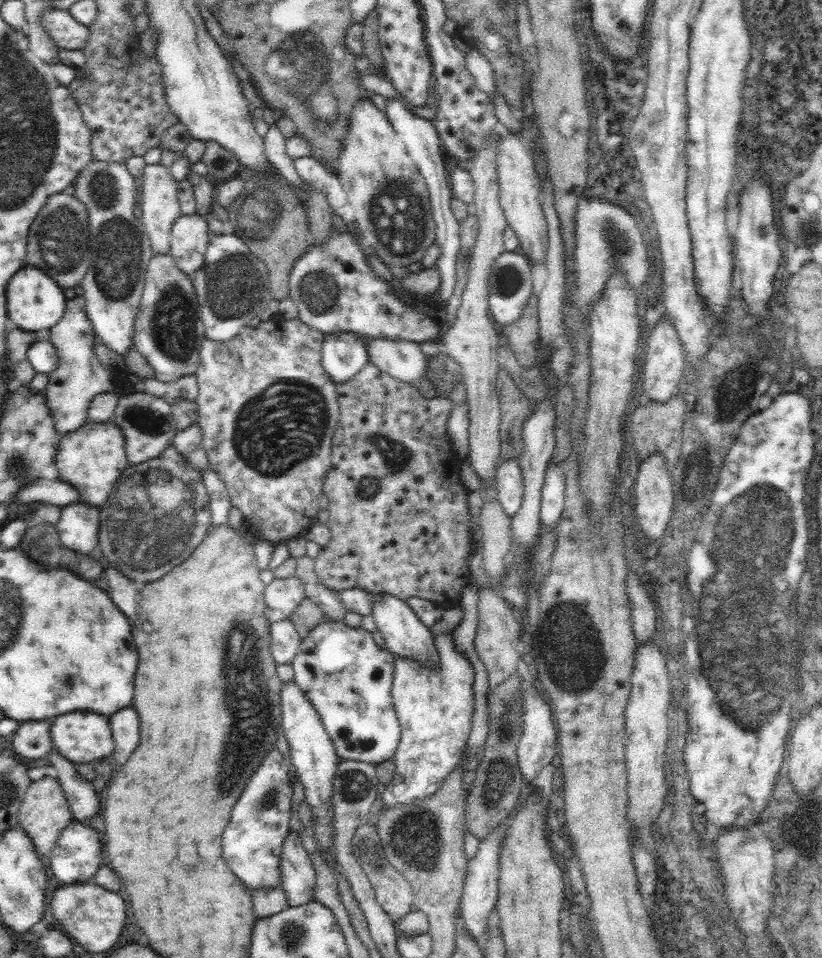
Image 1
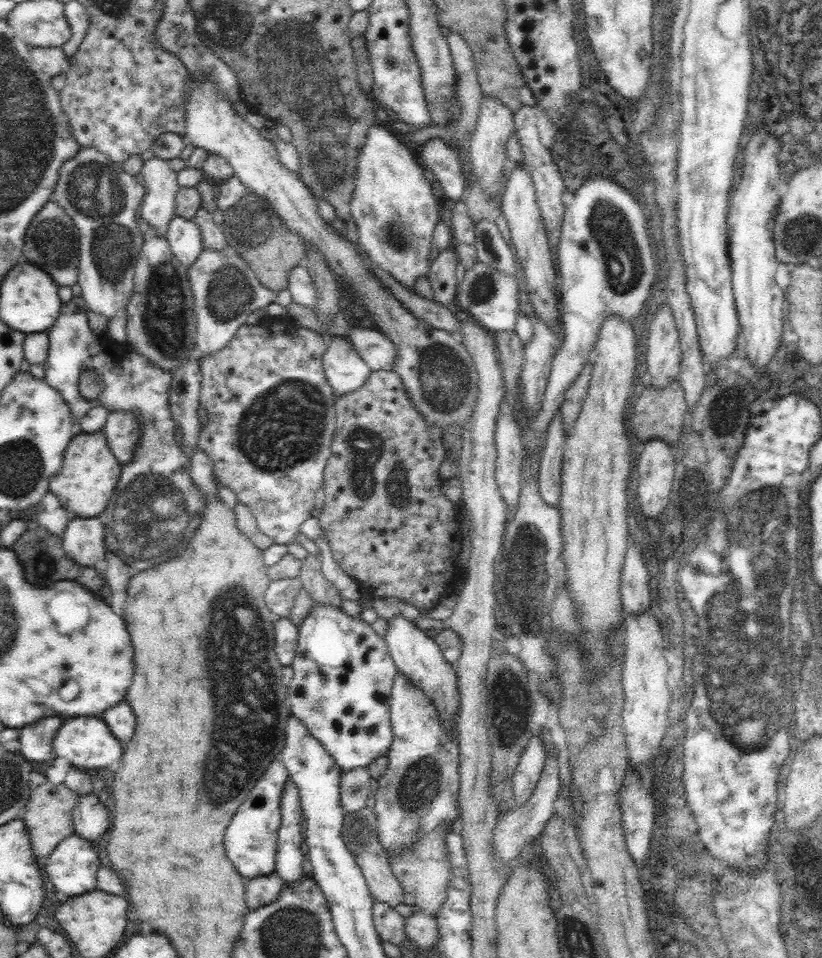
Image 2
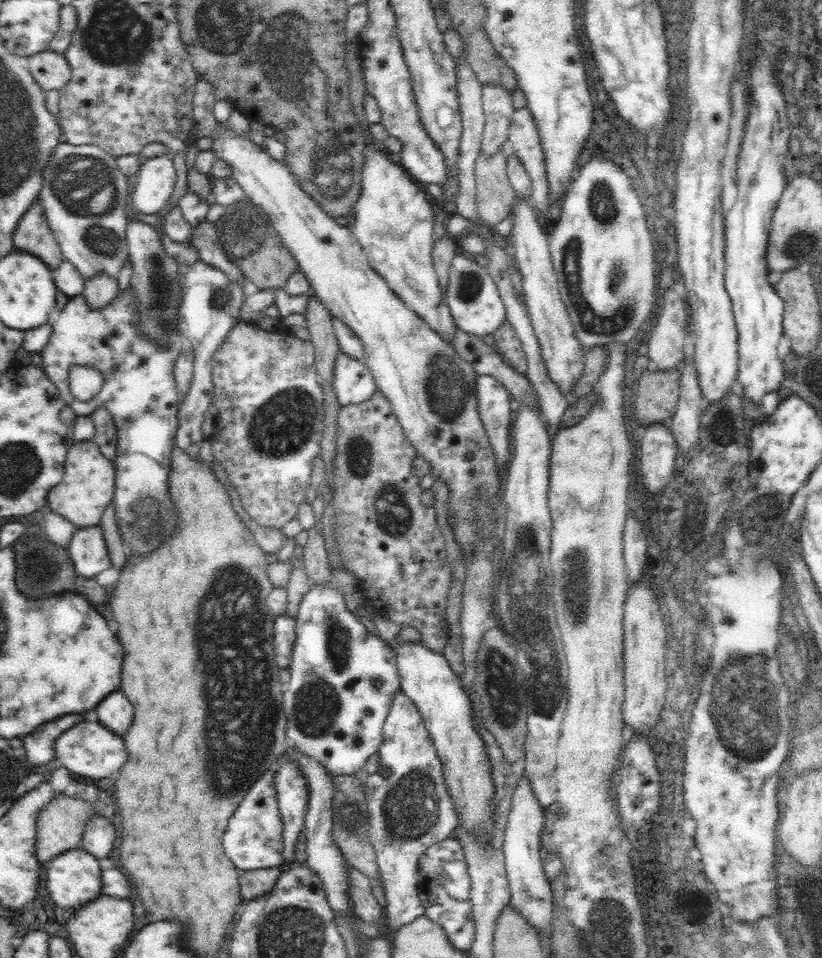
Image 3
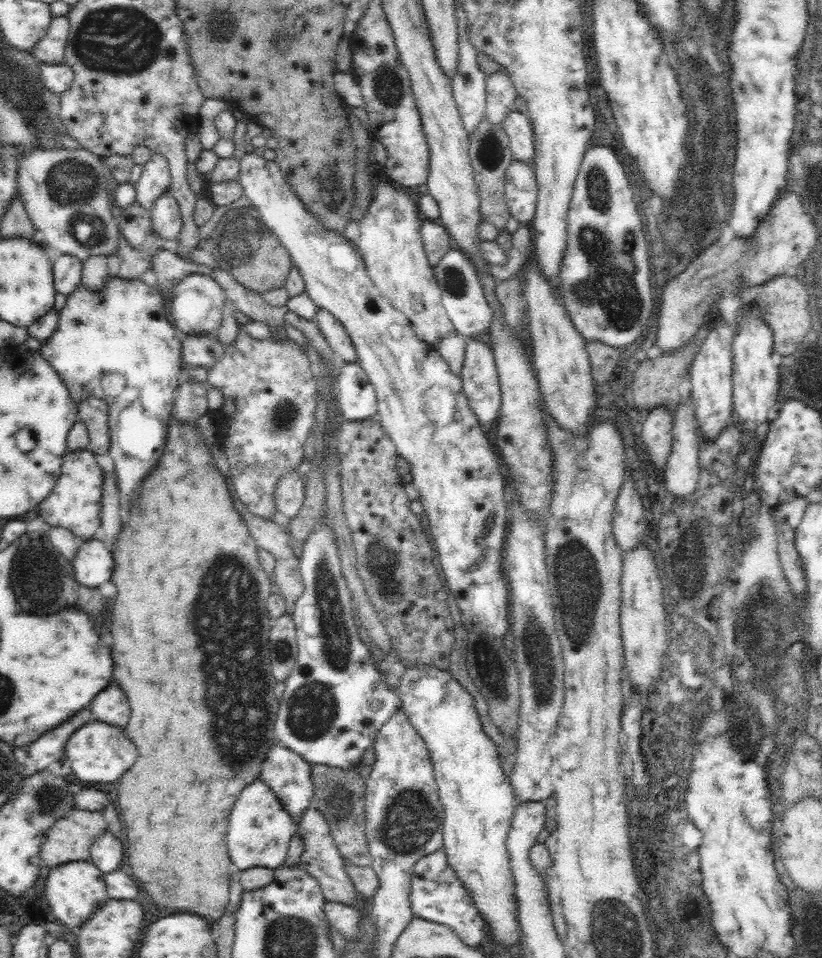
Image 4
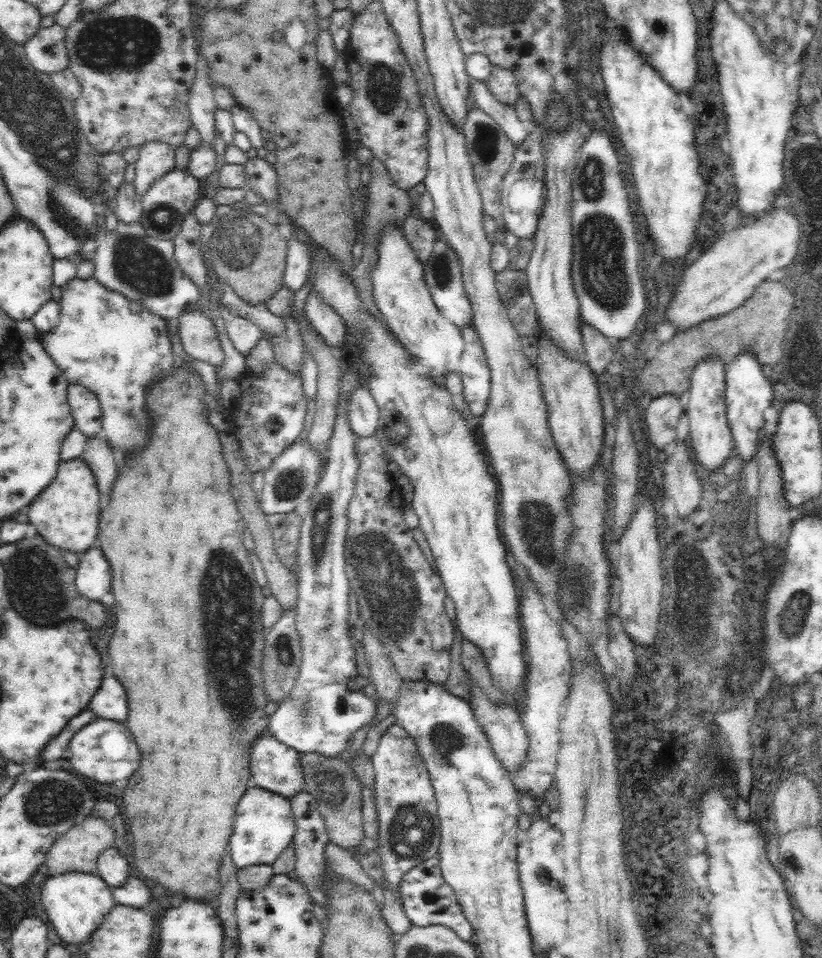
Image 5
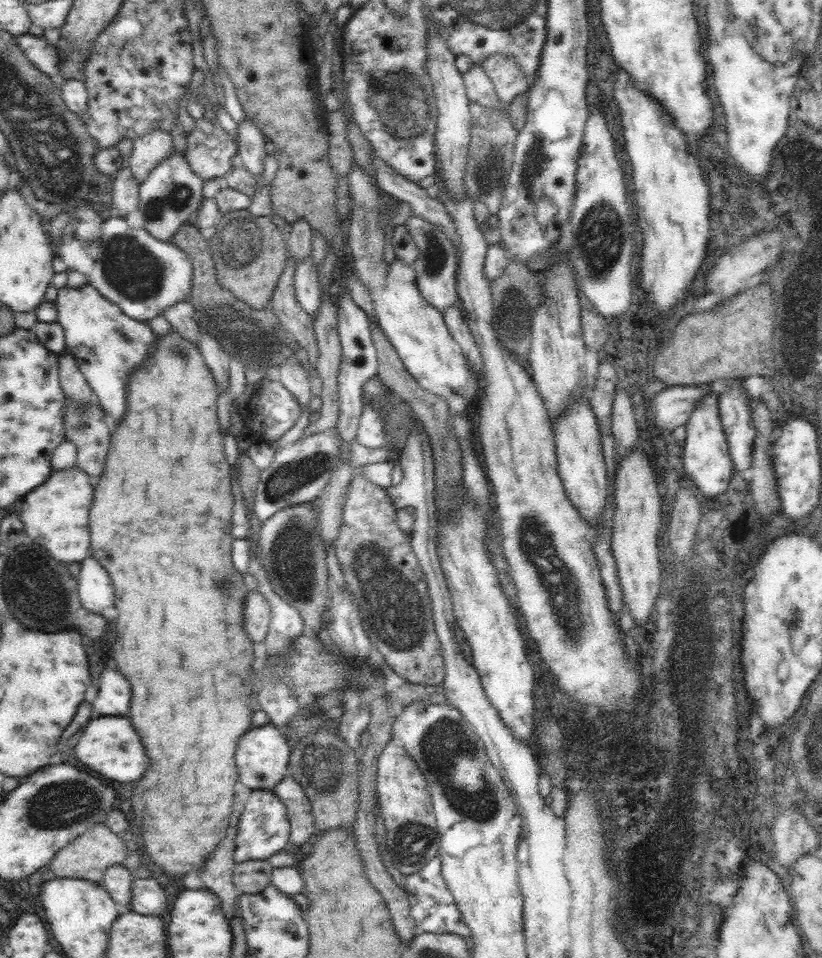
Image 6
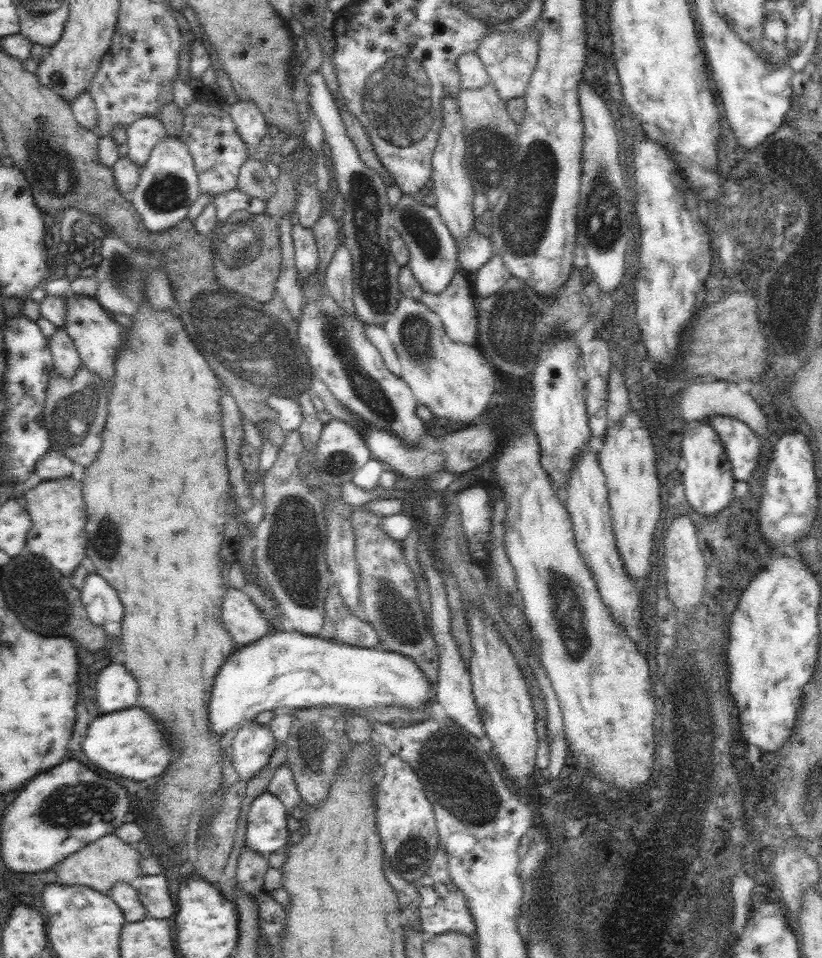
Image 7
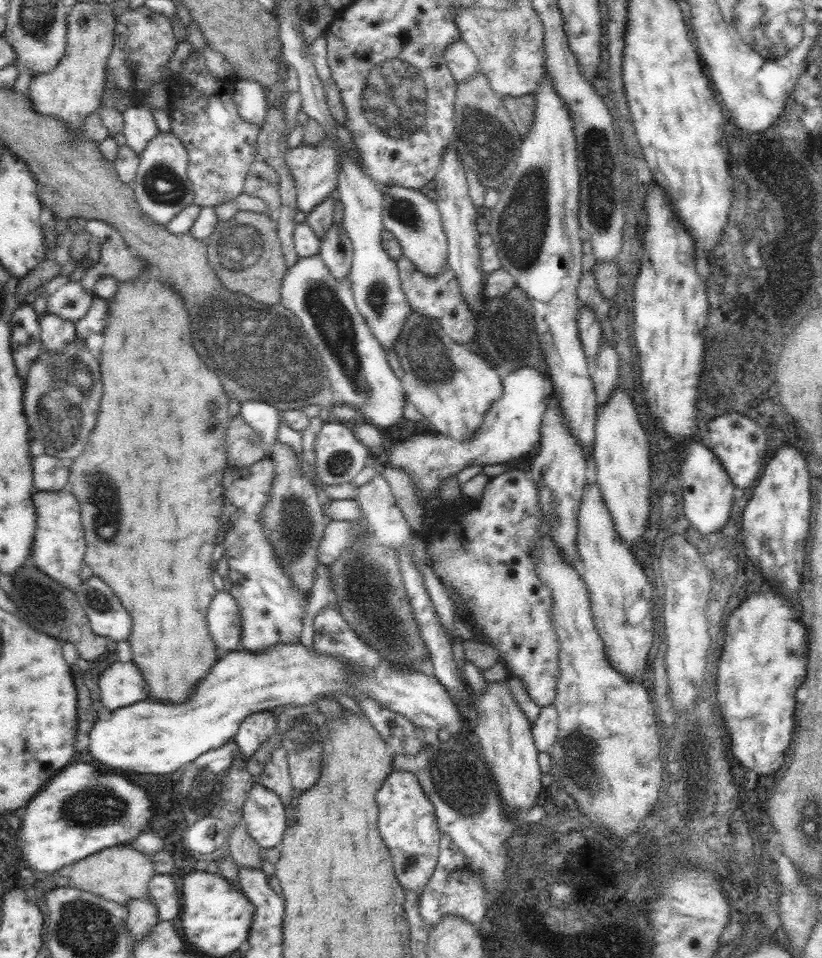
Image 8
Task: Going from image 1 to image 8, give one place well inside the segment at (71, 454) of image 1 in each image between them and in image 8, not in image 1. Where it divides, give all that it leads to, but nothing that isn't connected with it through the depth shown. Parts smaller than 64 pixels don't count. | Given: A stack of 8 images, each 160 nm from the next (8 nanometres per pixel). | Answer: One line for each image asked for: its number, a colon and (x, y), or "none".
2: (87, 480)
3: (87, 487)
4: (74, 503)
5: (66, 513)
6: (56, 514)
7: (58, 533)
8: (58, 549)

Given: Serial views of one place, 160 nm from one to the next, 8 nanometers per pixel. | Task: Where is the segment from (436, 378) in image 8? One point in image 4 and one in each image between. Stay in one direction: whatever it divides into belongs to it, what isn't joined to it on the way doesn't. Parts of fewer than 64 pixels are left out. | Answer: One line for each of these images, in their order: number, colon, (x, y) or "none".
4: (390, 242)
5: (401, 294)
6: (418, 332)
7: (454, 380)

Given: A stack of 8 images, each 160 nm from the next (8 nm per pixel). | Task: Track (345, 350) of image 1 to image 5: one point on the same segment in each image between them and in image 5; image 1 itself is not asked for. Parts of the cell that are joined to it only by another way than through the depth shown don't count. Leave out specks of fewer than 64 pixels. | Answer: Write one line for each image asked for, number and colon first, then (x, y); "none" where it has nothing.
2: (346, 371)
3: (353, 381)
4: (356, 397)
5: (363, 414)

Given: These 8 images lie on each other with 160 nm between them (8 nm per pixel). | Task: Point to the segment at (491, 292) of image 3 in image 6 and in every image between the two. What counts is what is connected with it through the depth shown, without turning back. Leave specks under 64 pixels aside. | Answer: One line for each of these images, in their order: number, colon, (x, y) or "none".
4: (462, 295)
5: (442, 273)
6: (436, 266)

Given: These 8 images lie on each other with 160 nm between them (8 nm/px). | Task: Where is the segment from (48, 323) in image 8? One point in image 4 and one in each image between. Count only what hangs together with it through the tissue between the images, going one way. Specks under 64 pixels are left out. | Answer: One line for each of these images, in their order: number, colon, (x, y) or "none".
4: (93, 412)
5: (85, 408)
6: (75, 386)
7: (66, 360)

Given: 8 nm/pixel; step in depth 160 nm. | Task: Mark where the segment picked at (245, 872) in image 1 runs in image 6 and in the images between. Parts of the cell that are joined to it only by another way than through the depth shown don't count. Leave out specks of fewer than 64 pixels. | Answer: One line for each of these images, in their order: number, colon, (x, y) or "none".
2: (251, 841)
3: (254, 839)
4: (260, 829)
5: (265, 825)
6: (263, 826)

